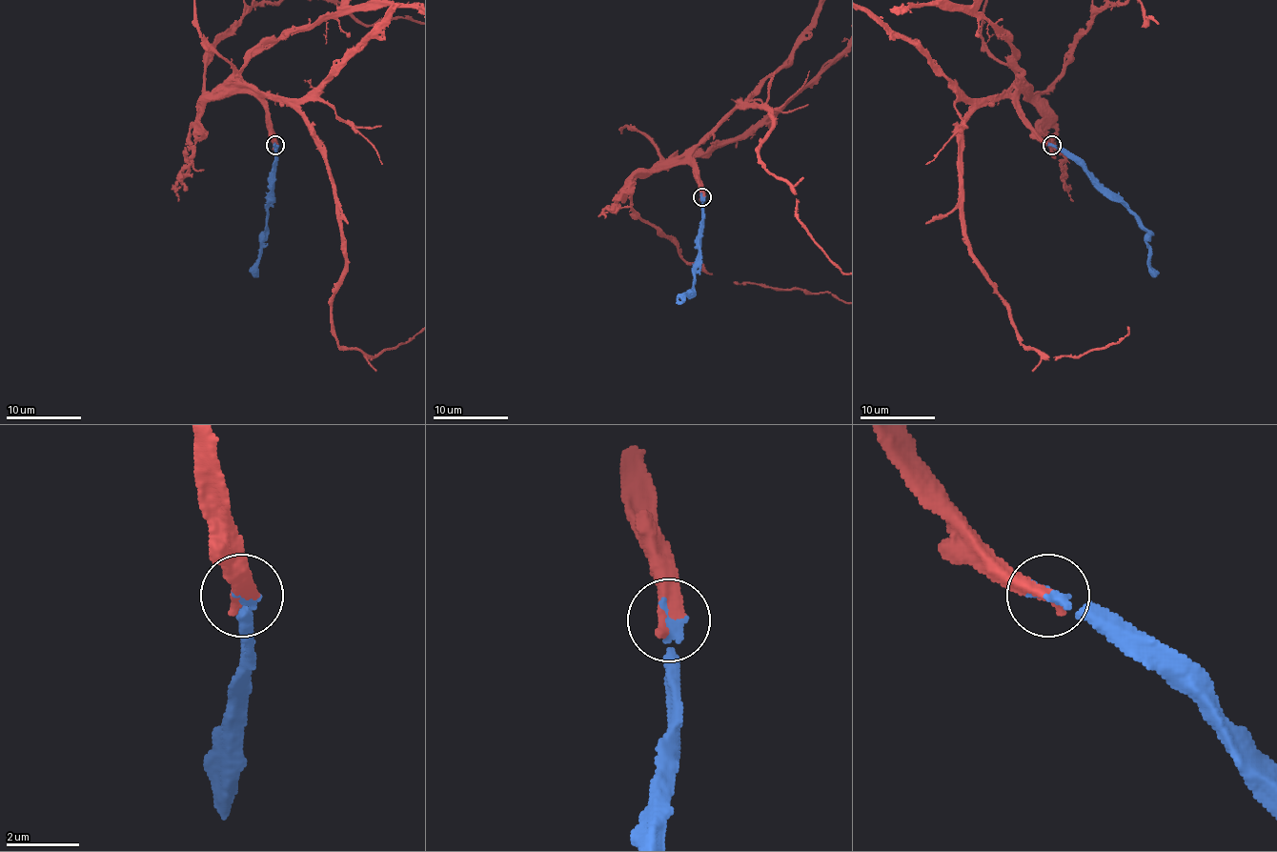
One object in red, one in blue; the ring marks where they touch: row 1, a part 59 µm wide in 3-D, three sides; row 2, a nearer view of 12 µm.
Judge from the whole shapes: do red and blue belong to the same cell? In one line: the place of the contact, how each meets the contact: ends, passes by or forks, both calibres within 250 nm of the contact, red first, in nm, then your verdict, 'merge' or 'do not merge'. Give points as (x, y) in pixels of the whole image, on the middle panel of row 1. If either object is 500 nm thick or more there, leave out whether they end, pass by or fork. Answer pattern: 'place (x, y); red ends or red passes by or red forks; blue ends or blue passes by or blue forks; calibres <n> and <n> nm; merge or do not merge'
place (701, 196); red ends; blue ends; calibres 440 and 360 nm; merge

